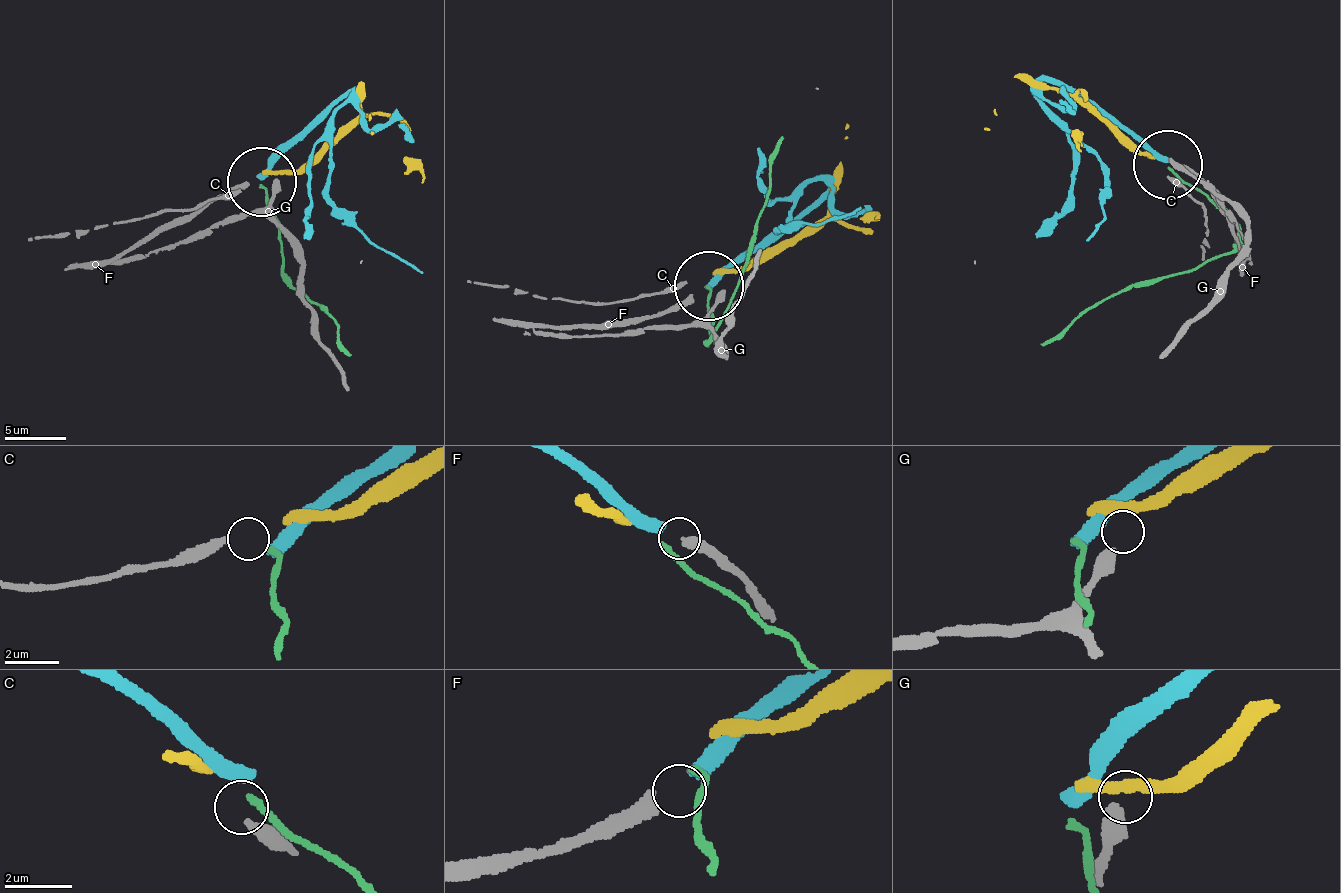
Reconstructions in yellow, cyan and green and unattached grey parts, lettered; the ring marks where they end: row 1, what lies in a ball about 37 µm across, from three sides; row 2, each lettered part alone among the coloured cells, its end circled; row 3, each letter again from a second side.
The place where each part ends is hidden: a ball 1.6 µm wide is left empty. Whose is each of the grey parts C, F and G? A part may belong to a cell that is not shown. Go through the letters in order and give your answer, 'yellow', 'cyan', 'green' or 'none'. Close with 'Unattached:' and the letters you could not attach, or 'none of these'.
C: green
F: cyan
G: none
Unattached: G

